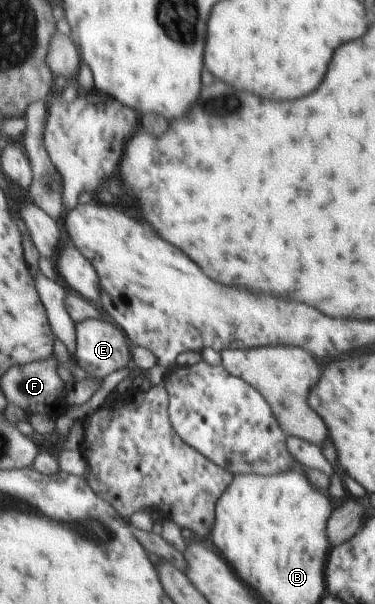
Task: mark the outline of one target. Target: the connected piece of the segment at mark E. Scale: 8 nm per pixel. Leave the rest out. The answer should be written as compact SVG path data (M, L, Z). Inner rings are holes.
M85 319L75 324L77 365L87 375L106 377L114 371L130 367L133 357L124 332L108 319Z

